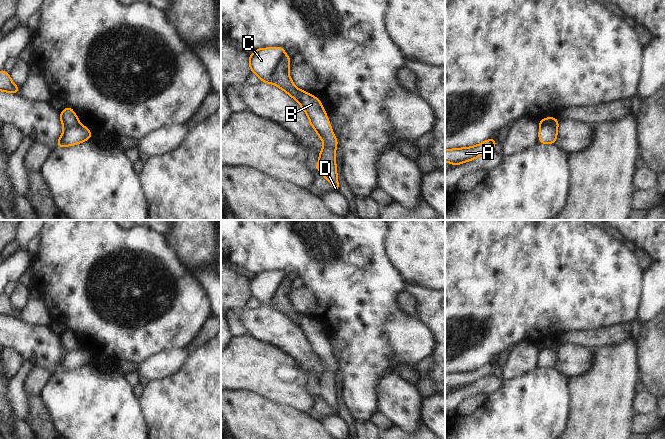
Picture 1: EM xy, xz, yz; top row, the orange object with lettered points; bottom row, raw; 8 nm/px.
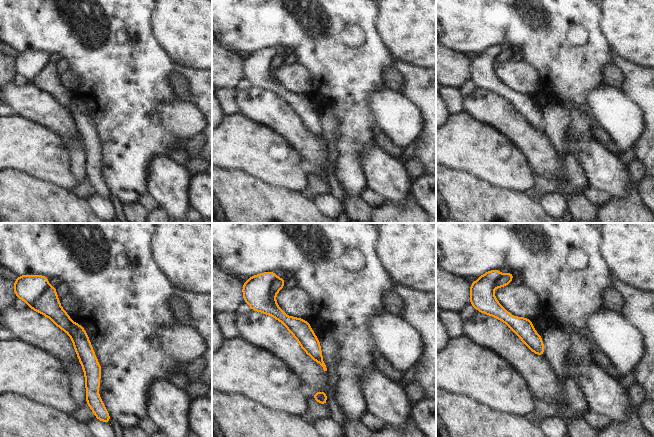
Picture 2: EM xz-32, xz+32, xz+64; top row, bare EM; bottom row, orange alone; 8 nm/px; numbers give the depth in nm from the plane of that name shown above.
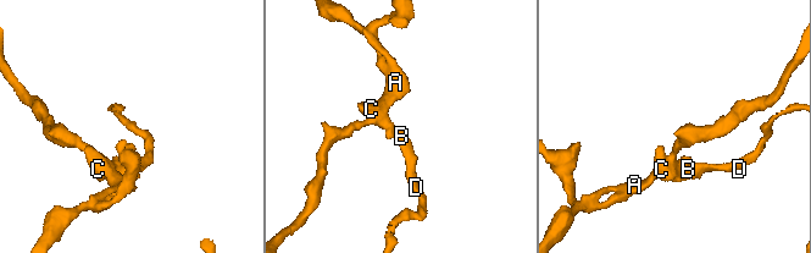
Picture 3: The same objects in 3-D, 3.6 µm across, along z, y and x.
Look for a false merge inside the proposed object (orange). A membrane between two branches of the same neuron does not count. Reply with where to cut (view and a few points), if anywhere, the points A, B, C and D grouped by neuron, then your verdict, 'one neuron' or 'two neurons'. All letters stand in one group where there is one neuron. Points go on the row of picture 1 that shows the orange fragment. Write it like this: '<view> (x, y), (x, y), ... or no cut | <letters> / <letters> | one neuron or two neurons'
xz (284, 54), (271, 74), (271, 83) | A / B C D | two neurons

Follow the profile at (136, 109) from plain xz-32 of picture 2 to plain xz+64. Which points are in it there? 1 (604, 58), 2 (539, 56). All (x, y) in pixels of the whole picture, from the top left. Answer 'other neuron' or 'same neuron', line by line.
1: same neuron
2: same neuron

